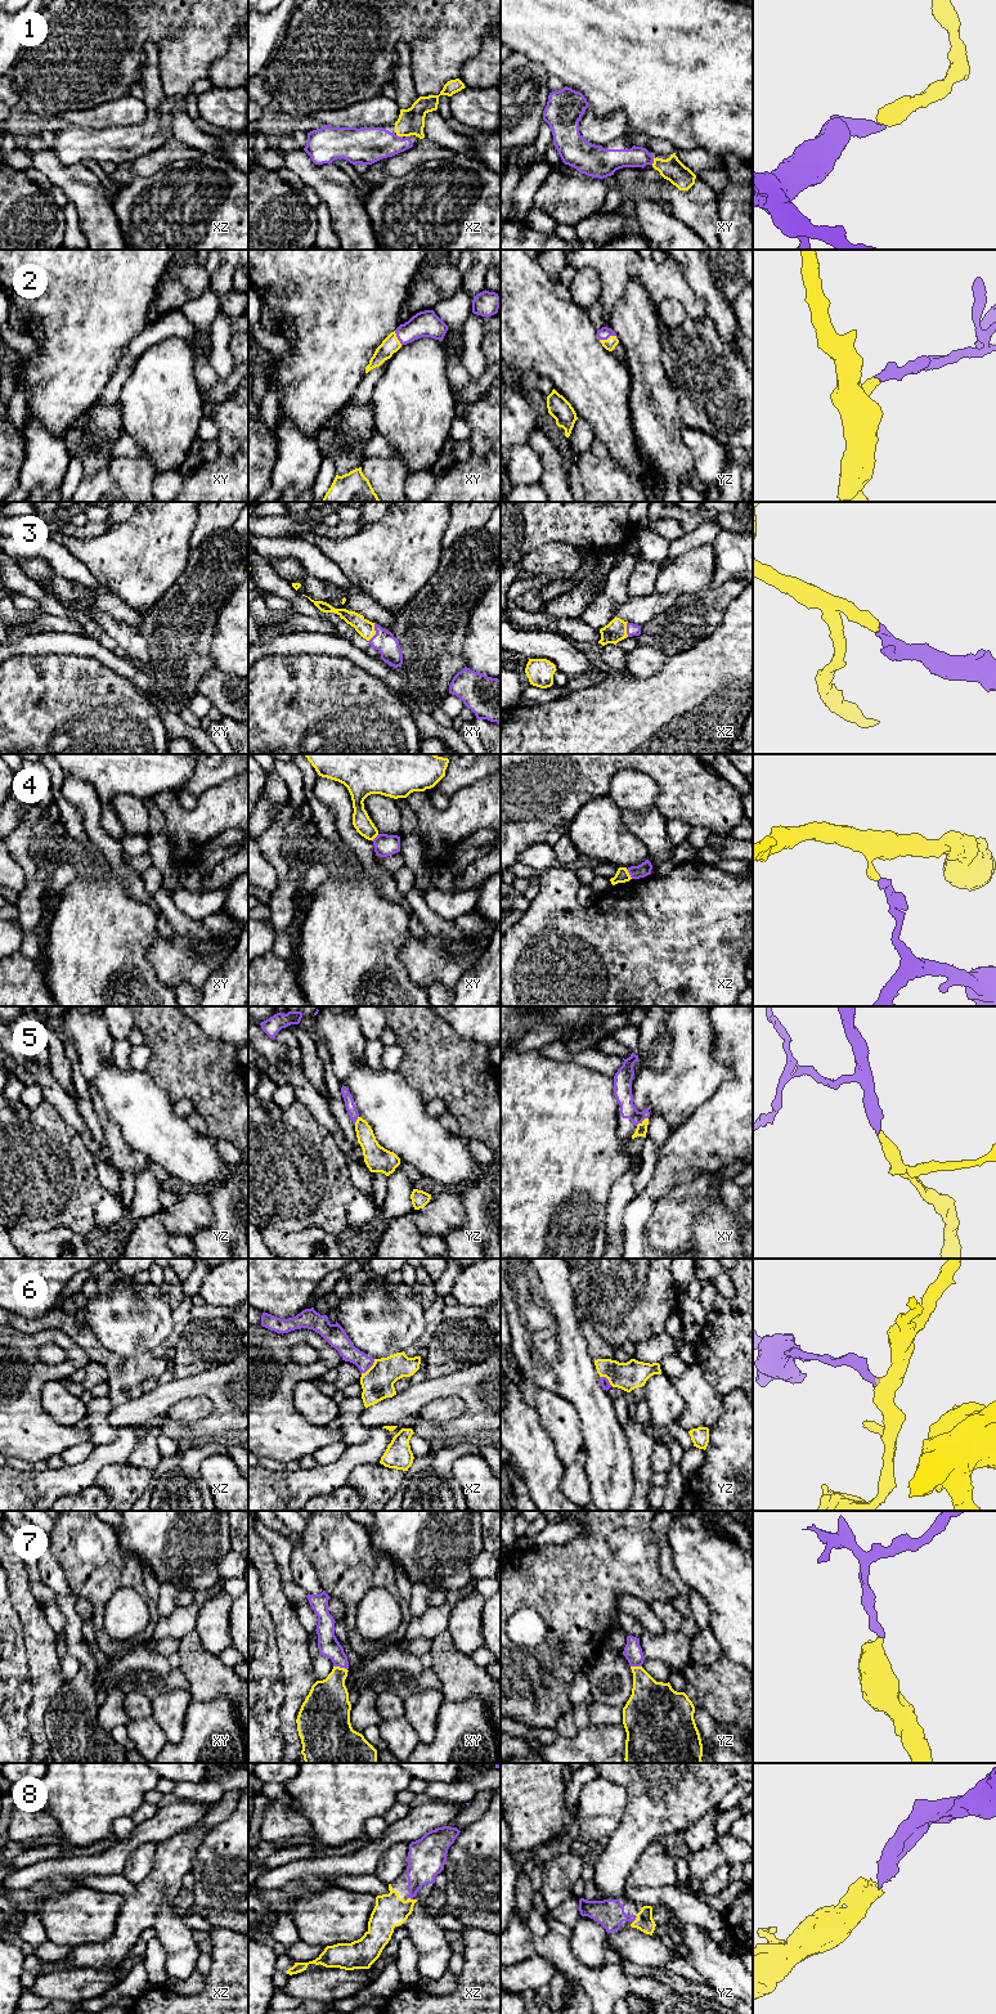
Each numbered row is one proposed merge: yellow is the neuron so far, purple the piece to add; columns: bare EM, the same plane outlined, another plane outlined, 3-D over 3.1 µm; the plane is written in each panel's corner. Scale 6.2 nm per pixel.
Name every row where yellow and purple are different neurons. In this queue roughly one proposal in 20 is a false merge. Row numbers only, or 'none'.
4

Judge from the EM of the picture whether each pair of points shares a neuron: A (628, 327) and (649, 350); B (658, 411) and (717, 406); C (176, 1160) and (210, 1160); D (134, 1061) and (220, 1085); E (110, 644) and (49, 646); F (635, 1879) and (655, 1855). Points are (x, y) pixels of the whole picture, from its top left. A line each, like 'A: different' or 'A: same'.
A: same
B: different
C: same
D: different
E: different
F: same

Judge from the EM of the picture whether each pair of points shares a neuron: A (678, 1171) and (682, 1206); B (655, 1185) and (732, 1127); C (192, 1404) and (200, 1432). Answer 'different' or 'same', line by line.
A: different
B: same
C: different

